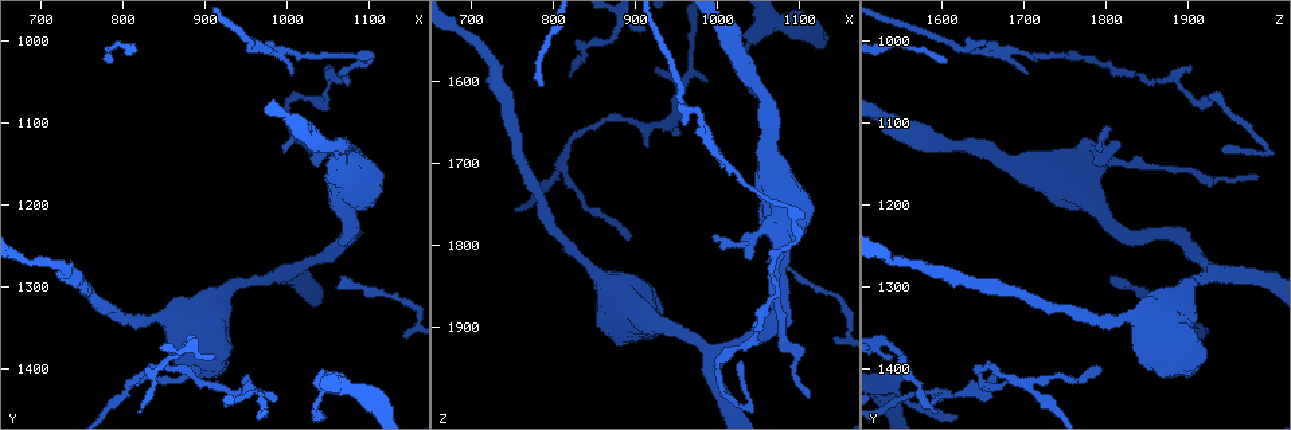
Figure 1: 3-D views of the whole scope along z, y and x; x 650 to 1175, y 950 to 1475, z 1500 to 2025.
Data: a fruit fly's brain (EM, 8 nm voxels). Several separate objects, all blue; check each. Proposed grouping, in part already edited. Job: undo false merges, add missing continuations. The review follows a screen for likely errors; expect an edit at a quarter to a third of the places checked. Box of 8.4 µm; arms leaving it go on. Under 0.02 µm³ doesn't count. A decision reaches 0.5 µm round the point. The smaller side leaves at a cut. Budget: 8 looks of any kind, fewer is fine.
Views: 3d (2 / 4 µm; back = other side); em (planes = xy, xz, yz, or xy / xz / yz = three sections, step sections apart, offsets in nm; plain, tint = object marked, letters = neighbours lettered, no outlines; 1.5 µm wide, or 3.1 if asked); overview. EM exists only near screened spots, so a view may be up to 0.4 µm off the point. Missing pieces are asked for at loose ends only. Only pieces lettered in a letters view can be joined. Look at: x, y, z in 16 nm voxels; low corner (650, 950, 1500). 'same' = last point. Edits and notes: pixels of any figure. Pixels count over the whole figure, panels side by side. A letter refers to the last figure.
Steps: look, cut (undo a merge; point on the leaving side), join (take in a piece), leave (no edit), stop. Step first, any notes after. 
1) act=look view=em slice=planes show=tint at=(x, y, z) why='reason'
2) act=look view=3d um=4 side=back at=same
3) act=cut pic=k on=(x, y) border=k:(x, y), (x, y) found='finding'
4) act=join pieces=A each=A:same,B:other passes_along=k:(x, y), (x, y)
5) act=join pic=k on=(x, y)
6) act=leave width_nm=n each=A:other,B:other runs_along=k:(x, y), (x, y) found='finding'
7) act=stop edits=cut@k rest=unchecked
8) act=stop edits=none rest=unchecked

act=look view=3d um=4 at=(1010, 1045, 1705) why='free end'

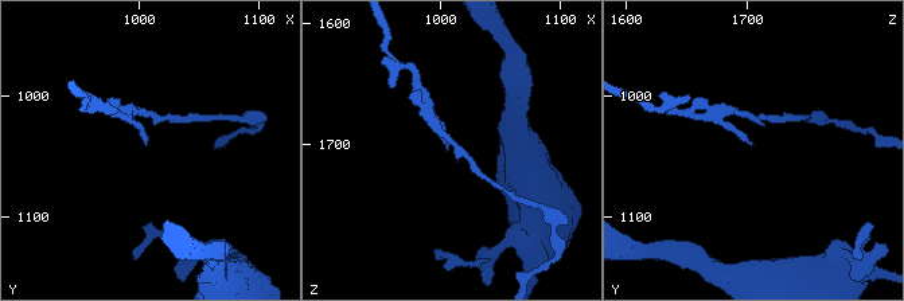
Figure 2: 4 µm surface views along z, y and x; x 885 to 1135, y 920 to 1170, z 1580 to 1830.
act=look view=em slice=planes show=tint at=(1006, 1040, 1704)

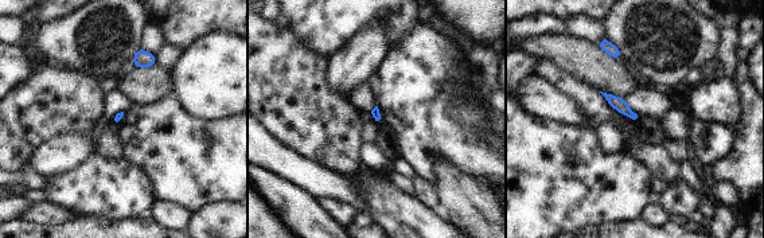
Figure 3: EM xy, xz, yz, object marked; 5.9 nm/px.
act=look view=em slice=planes show=letters at=same why='see the neighbours'

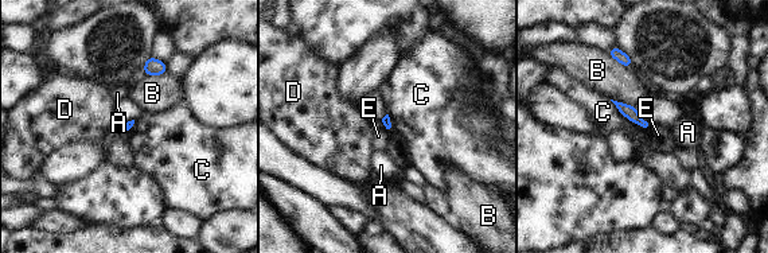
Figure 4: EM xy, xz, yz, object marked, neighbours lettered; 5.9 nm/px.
act=leave each=A:other,B:other,C:other,D:other,E:other border=4:(609, 100), (630, 120), (648, 125) found='no lettered piece goes on from it'

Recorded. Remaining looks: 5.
act=look view=em slice=yz step=8 show=tint at=(1050, 1040, 1900) why='an open end'

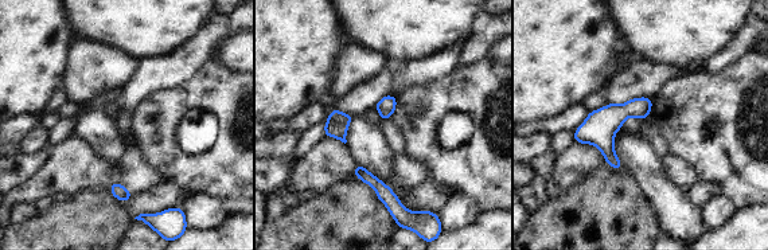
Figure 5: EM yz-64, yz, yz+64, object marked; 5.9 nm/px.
act=look view=em slice=planes show=letters at=same why='cut it another way'

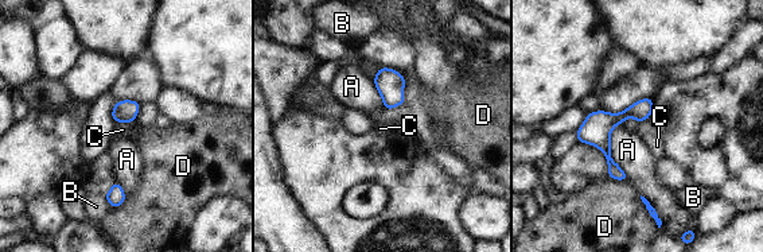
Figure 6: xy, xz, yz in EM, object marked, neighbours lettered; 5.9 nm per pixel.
act=leave each=A:other,B:other,C:other,D:other runs_along=6:(650, 105), (604, 121), (580, 136) found='no lettered piece goes on from it'

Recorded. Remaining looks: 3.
act=look view=3d um=4 at=(995, 1130, 1785) why='free end'

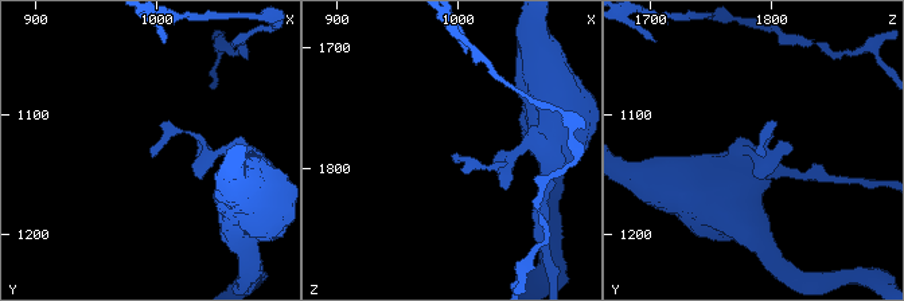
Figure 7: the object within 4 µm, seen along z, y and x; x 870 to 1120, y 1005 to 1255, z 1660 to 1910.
act=look view=em slice=planes show=plain at=(994, 1132, 1786)

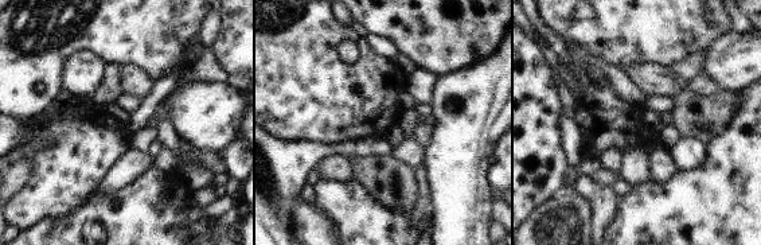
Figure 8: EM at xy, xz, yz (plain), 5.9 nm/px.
act=look view=em slice=planes show=letters at=same why='what lies round it'

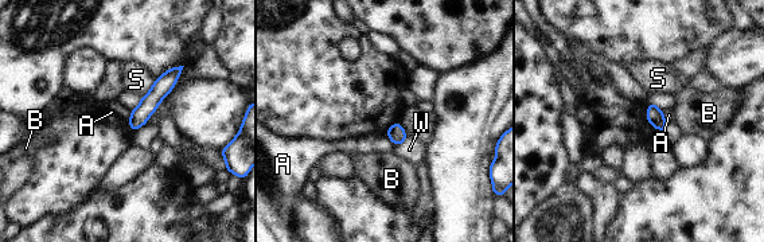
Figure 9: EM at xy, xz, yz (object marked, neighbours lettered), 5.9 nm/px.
act=leave width_nm=100 each=A:other,B:other,S:other,W:other border=9:(131, 110), (128, 125) found='none of them fits'

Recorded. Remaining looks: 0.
act=stop edits=none rest=unchecked

